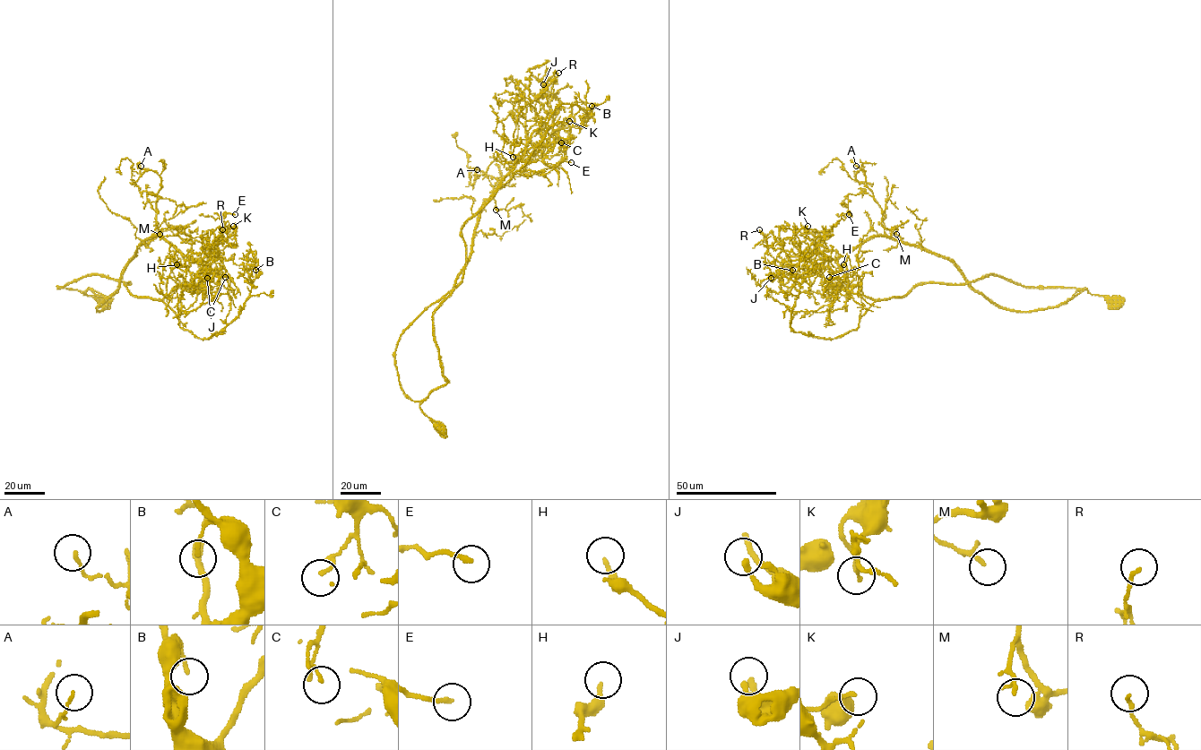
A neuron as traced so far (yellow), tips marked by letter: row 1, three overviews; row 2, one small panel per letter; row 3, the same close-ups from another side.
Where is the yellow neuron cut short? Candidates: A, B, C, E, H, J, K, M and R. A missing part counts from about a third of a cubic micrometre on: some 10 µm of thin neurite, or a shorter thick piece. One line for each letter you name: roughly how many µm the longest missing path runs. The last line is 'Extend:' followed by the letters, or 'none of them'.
Extend: none of them

